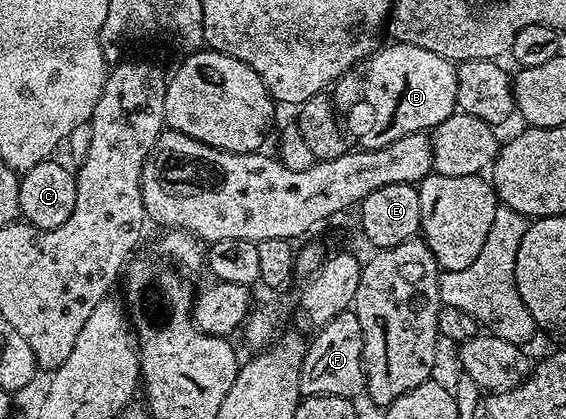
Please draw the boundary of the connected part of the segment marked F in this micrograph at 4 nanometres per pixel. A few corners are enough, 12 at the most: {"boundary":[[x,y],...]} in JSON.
{"boundary":[[336,315],[306,346],[300,391],[366,393],[360,319]]}

